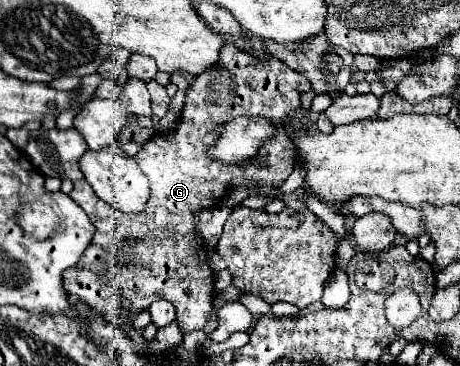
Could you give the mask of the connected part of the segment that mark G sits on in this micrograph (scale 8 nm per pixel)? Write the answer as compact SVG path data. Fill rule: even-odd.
M231 42L223 46L219 64L193 78L177 126L171 132L151 136L151 140L147 140L141 146L141 150L135 154L137 164L145 164L145 176L149 178L151 184L151 198L147 202L147 208L141 214L123 214L113 206L109 206L107 202L103 202L85 180L75 182L75 188L69 196L91 218L95 226L95 236L87 246L87 250L83 252L81 260L63 272L65 290L73 296L79 296L79 300L85 302L91 310L105 316L117 316L117 318L133 318L135 314L147 310L151 302L169 300L177 310L175 320L183 334L203 330L213 312L215 286L213 286L213 270L209 266L209 258L205 252L205 242L193 224L193 210L200 212L217 205L226 192L229 192L229 188L237 188L237 186L279 188L287 180L287 176L295 168L295 146L291 146L291 138L287 136L283 124L287 114L299 106L299 96L309 88L311 82L307 82L303 74L291 70L285 62L279 62L277 58L265 60L265 58L251 56L239 50L237 46L233 46ZM237 116L267 118L267 122L271 122L279 130L279 134L263 142L255 160L247 162L245 166L229 166L207 158L207 146L211 146L211 142L219 138L219 130L223 128L223 122L231 122L231 118Z

